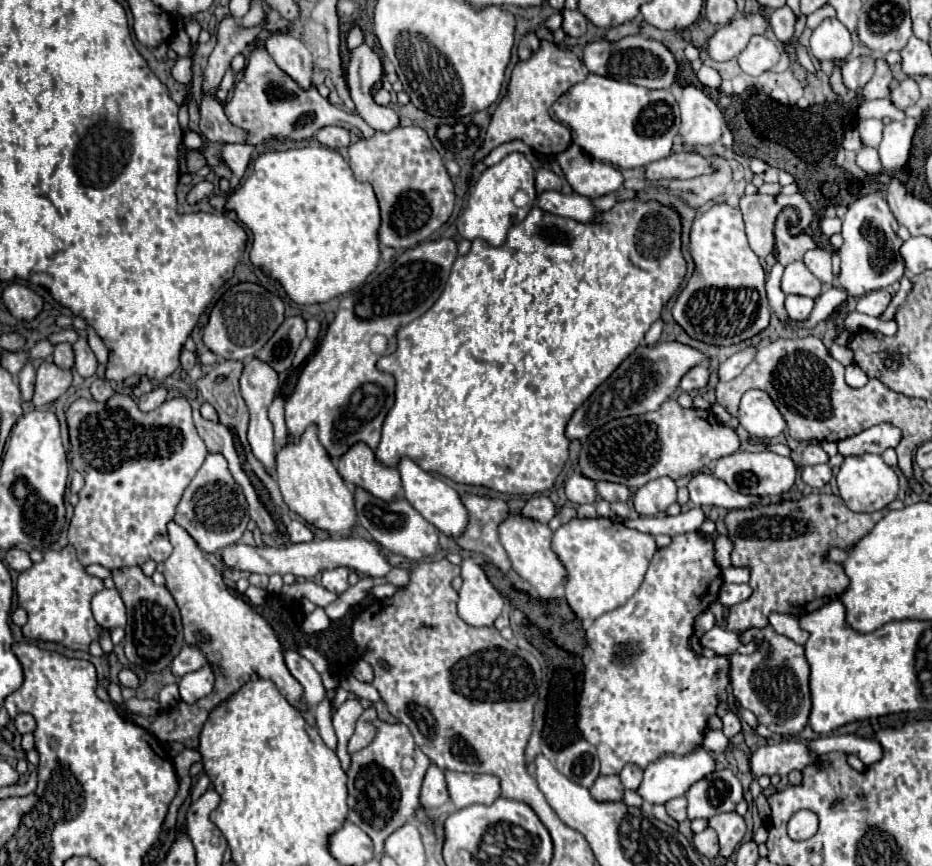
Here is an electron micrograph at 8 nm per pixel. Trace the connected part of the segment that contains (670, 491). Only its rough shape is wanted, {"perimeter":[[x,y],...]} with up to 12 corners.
{"perimeter":[[663,476],[633,496],[639,516],[659,516],[677,500],[677,486]]}

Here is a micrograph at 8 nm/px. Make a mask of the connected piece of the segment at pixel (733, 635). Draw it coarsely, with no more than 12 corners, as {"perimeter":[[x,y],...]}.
{"perimeter":[[713,626],[701,638],[705,648],[729,656],[753,652],[757,644],[741,644],[741,630]]}

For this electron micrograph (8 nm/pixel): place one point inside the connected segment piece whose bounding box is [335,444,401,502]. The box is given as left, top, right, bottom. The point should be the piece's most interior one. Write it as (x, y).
(359, 466)

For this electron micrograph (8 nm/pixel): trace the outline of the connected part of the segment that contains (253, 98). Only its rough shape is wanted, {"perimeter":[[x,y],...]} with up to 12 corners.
{"perimeter":[[263,46],[225,104],[247,144],[309,140],[323,126],[371,138],[359,114],[281,72]]}

